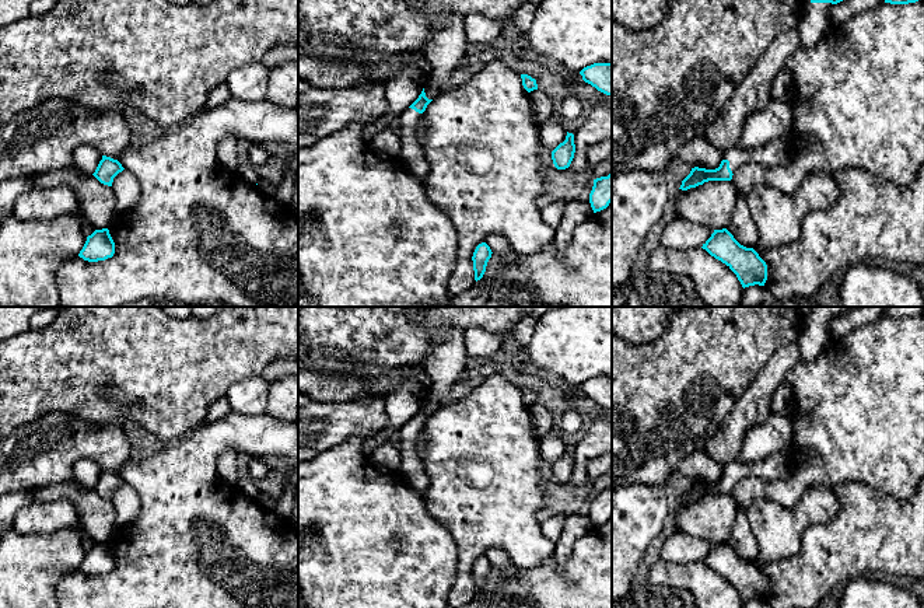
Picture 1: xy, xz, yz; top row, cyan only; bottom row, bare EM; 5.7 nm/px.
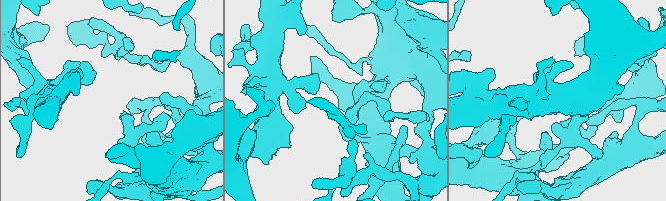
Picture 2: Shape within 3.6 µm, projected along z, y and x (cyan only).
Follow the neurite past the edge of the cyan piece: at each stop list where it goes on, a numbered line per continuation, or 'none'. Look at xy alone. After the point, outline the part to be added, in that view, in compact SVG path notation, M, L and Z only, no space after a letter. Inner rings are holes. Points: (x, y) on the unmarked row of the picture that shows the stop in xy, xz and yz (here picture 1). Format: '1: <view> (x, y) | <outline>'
none

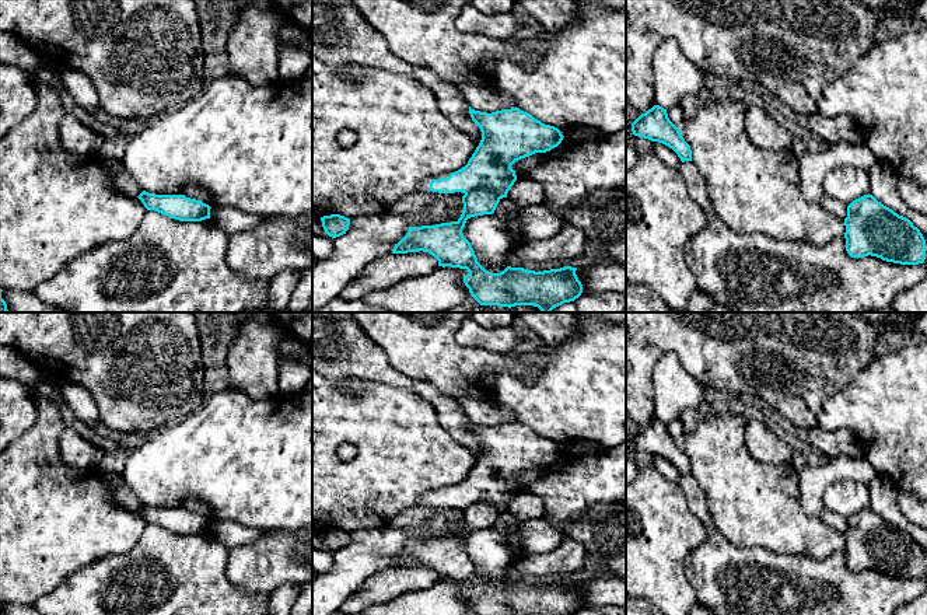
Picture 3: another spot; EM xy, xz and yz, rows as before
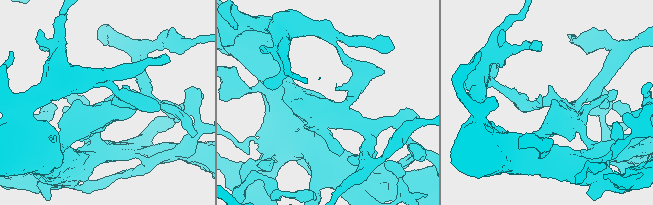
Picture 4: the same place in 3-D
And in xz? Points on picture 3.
1: xz (426, 498) | M442 488L442 489L440 489L440 490L427 490L424 495L423 495L423 497L421 497L421 503L420 503L420 506L423 506L423 507L427 507L427 509L441 509L441 507L438 507L438 506L431 506L430 504L430 496L433 495L433 493L440 493L440 492L448 492L449 490L449 488Z

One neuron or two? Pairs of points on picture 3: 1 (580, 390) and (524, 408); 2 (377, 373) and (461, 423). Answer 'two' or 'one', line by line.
1: one
2: one

